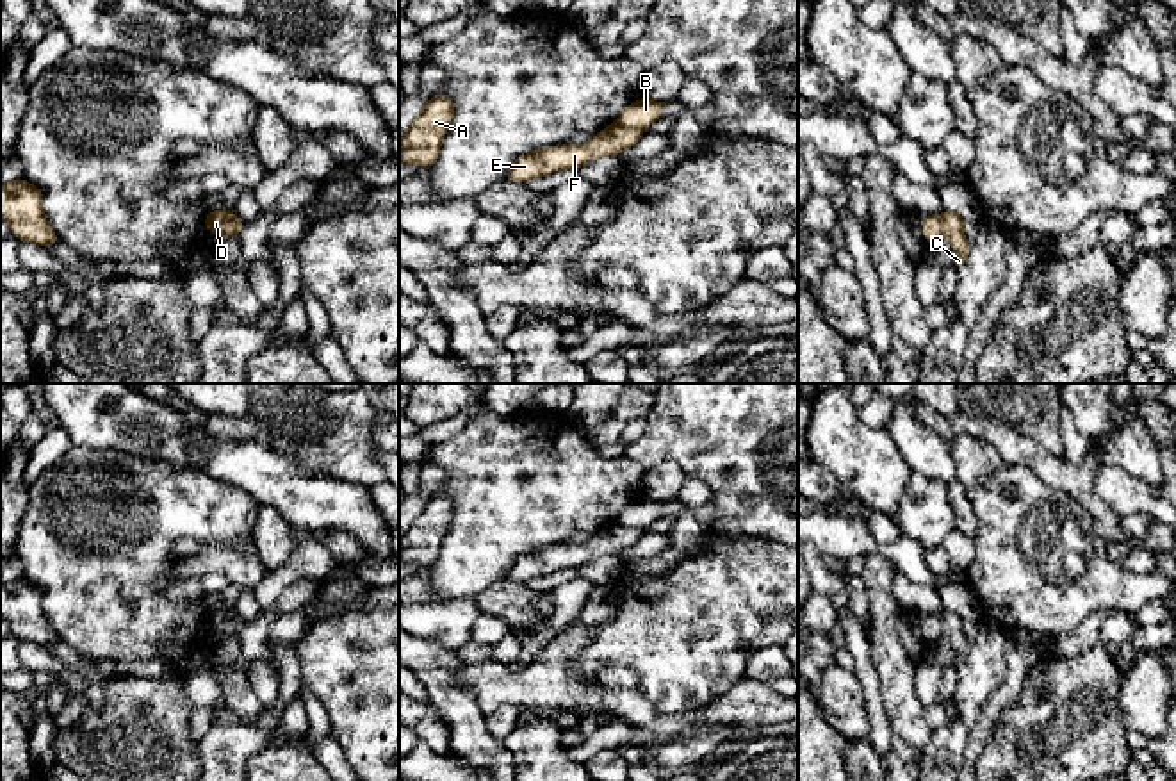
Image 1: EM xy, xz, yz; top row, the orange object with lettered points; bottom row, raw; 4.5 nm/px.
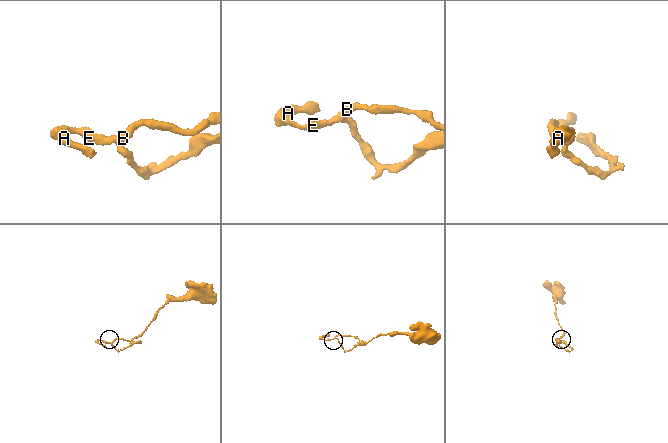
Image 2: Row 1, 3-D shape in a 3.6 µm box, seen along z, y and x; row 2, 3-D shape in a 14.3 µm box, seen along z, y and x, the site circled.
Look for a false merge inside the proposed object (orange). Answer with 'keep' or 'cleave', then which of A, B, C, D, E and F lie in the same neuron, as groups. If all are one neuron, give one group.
cleave; groups A C D E F / B

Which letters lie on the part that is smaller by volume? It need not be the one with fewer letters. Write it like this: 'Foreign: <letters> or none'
Foreign: A, C, D, E, F

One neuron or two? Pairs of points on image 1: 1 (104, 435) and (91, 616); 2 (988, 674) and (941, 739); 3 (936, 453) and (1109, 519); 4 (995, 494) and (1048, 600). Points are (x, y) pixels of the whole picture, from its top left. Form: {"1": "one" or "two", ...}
{"1": "two", "2": "one", "3": "two", "4": "one"}

